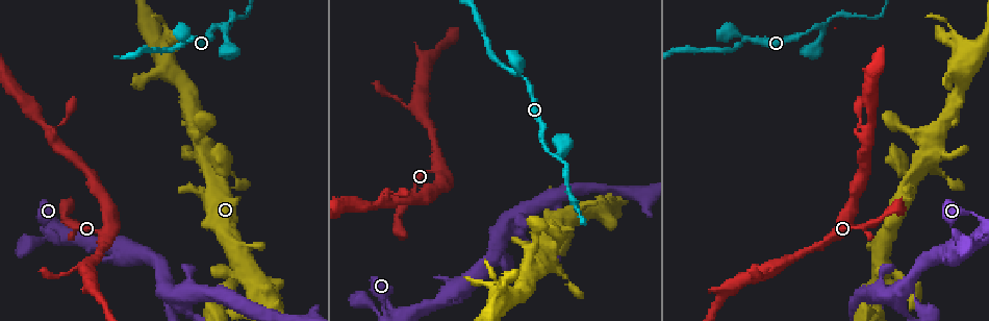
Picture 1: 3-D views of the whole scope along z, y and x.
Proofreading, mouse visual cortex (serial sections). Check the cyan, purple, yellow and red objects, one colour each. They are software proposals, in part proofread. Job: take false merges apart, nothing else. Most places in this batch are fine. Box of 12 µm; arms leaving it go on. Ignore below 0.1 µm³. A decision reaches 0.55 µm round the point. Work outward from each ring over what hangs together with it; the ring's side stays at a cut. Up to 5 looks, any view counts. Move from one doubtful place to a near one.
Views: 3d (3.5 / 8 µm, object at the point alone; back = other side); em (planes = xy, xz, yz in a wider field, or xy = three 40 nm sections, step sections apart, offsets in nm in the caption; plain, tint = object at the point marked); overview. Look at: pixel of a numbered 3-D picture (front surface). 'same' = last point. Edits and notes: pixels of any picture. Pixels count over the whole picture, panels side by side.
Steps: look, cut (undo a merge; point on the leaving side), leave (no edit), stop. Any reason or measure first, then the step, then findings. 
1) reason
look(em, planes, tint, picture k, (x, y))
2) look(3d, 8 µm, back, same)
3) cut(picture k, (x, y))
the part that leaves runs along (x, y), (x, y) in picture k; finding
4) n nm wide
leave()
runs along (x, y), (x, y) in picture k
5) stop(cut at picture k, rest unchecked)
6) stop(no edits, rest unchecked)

thick turns thin
look(3d, 3.5 µm, picture 1, (501, 258))

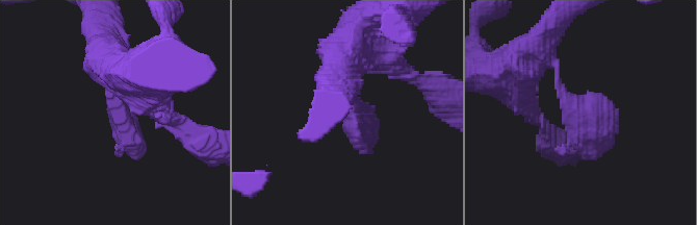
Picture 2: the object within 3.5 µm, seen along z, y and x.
3 arms; arms of 150, 150, 300 nm
look(em, xy, step 5, tint, picture 2, (575, 108))

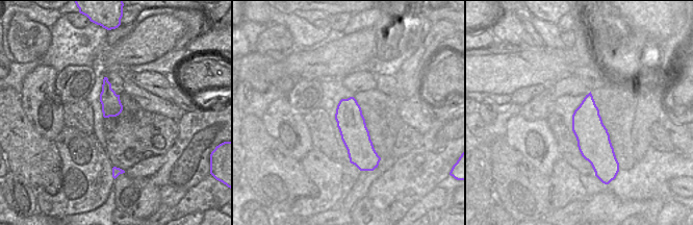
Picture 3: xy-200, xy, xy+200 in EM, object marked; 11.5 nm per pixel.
leave()
runs along (540, 43), (588, 123), (576, 151) in picture 2; all the same cell

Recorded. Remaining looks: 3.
look(3d, 8 µm, back, picture 1, (557, 154))

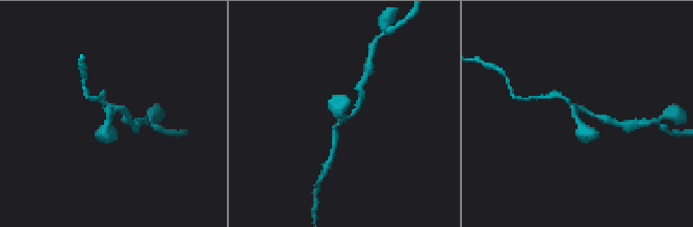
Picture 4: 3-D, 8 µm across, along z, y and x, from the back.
3 arms; arms of 150, 200, 300 nm
look(em, xy, step 1, tint, picture 4, (574, 111))

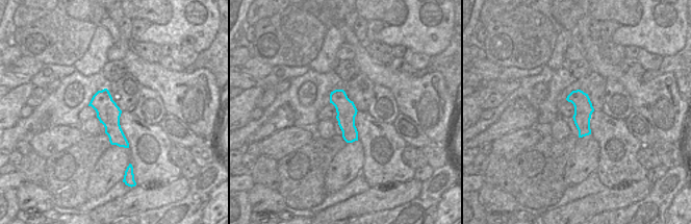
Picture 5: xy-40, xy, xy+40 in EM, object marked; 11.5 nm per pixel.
leave()
runs along (337, 92), (346, 108), (350, 140) in picture 5; all the same cell

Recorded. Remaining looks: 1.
stop(no edits, rest unchecked)

